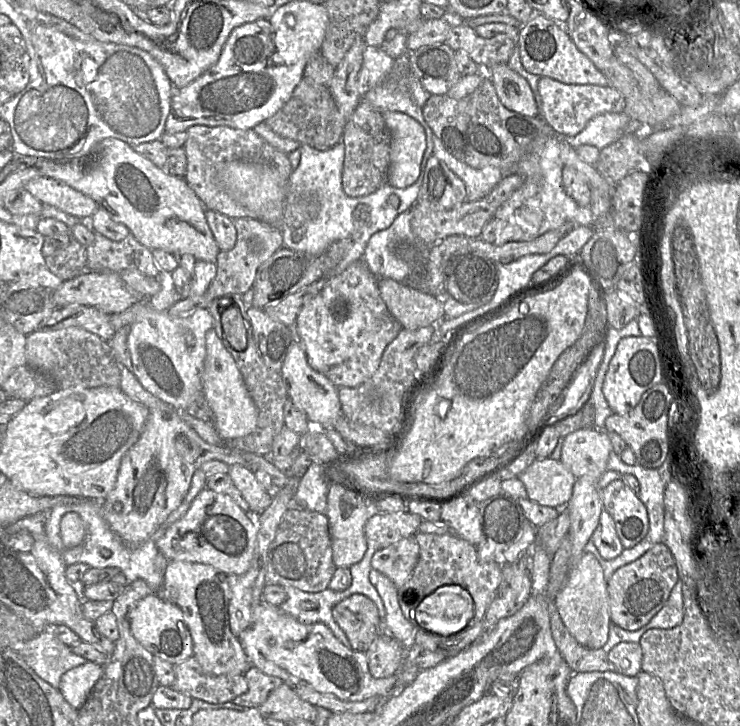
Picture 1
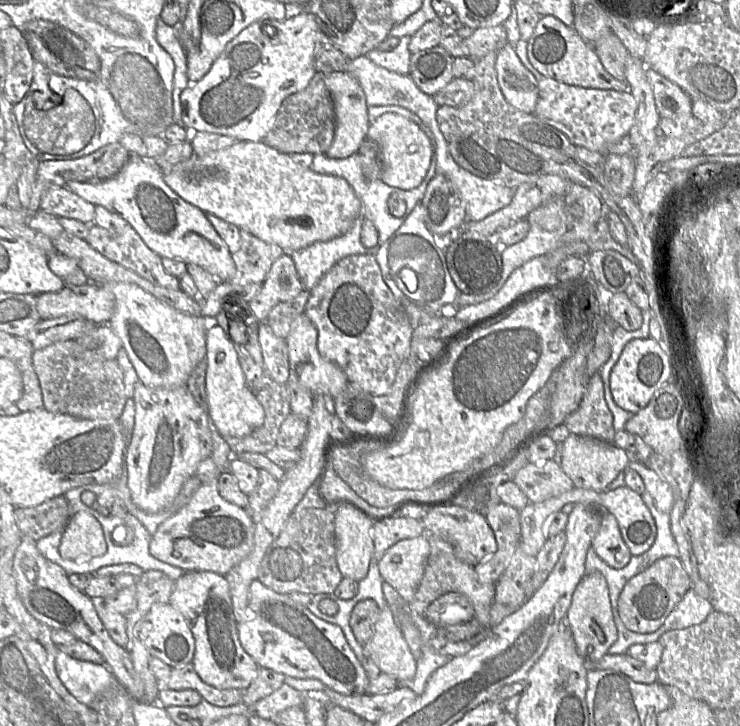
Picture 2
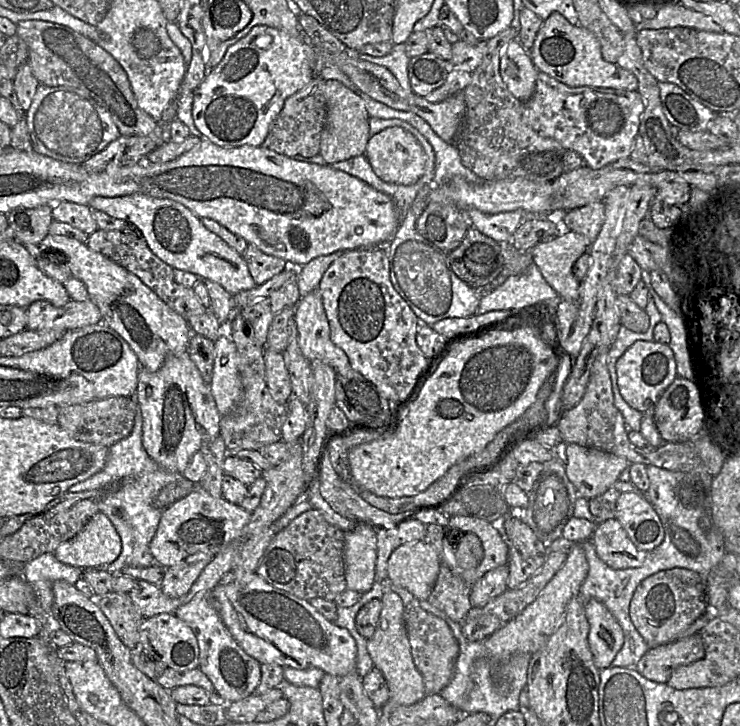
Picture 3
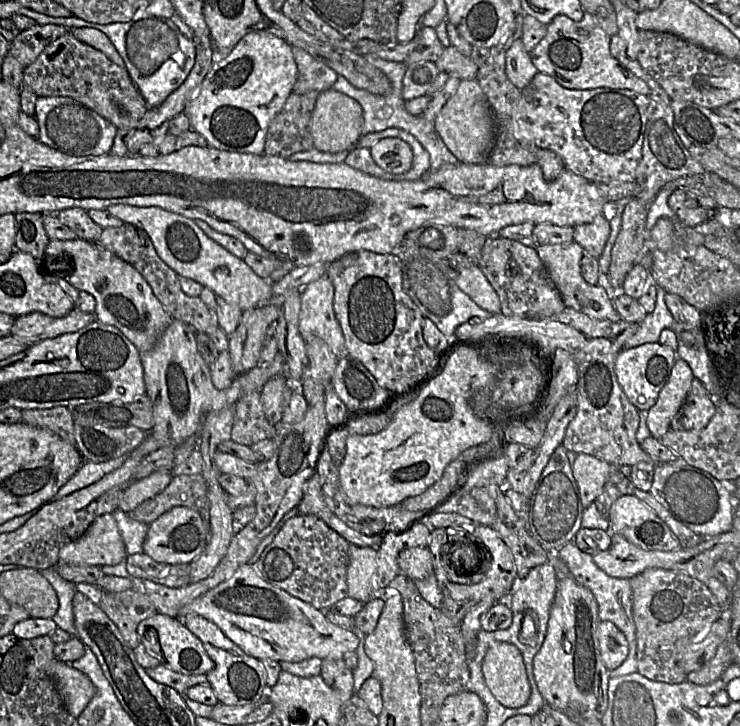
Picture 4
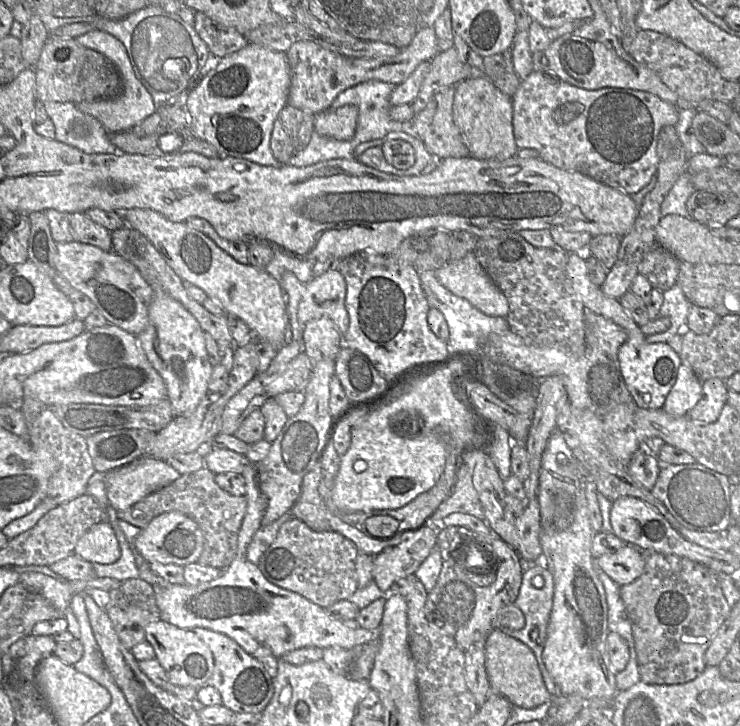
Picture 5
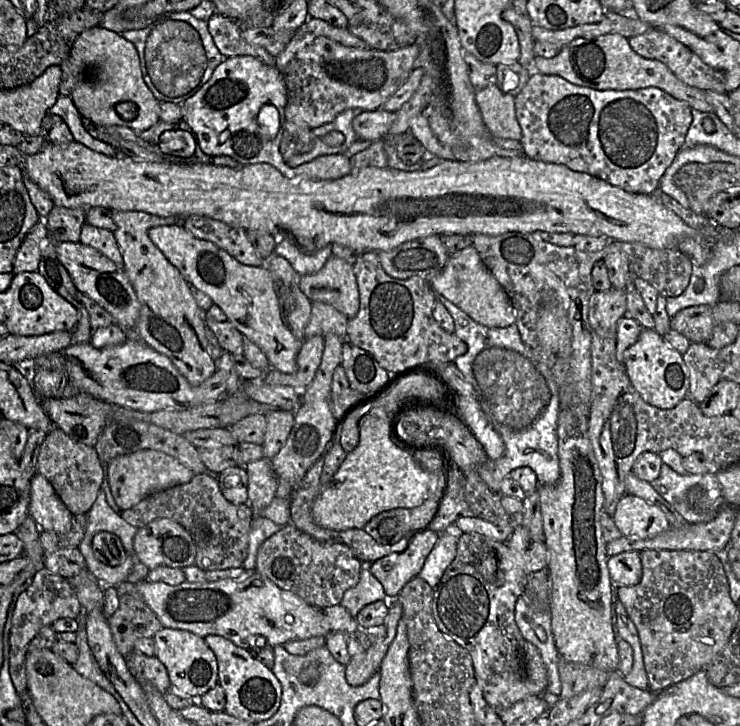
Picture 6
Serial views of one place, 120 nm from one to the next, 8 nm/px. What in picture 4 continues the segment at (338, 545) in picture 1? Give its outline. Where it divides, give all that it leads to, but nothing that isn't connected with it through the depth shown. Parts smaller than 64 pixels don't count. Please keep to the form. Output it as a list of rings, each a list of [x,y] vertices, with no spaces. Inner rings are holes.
[[[349,546],[347,568],[348,596],[363,604],[376,592],[374,576],[377,569],[377,550],[372,547]]]

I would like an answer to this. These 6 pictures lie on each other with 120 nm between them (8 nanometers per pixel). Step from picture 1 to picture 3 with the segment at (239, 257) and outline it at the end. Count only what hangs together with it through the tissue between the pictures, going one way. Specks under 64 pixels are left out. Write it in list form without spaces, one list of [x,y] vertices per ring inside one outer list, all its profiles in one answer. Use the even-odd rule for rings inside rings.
[[[253,244],[247,245],[241,255],[256,285],[261,285],[287,268],[282,258],[265,254]]]

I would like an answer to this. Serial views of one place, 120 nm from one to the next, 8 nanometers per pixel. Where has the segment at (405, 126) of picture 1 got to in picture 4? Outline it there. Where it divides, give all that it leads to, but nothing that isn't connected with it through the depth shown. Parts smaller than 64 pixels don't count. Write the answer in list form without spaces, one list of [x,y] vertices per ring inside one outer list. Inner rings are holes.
[[[383,138],[369,149],[375,163],[391,174],[405,173],[412,167],[412,149],[400,138]]]

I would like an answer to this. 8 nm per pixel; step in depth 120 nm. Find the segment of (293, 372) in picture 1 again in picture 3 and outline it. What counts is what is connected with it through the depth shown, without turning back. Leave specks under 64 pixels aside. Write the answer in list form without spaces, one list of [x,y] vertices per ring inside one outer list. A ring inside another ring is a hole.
[[[315,289],[301,298],[293,316],[298,329],[298,343],[303,355],[310,361],[319,360],[330,365],[338,375],[346,375],[352,368],[347,354],[330,339],[330,326],[323,307],[320,291]]]

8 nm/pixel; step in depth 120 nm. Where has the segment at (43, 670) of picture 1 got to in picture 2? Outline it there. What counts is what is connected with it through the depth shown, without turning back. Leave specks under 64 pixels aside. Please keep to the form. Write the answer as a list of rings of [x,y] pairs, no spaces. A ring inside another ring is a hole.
[[[57,650],[55,657],[57,675],[68,691],[81,703],[91,704],[104,691],[119,685],[118,680],[104,665],[72,658]]]

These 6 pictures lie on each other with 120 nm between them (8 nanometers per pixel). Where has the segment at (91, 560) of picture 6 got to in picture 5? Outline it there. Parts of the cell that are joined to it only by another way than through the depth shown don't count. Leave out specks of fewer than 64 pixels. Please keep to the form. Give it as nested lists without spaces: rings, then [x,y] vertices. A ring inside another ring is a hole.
[[[109,506],[109,509],[107,509],[107,519],[110,521],[119,542],[121,557],[113,564],[92,564],[97,577],[113,578],[123,582],[128,579],[139,578],[140,573],[137,567],[136,558],[128,545],[125,535],[117,524],[116,518],[117,513],[115,509]]]

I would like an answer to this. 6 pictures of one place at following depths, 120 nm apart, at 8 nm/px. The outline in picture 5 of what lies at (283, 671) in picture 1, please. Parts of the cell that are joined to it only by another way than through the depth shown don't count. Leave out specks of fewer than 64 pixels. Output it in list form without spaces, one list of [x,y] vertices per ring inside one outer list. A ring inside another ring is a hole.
[[[254,464],[245,468],[246,513],[238,535],[236,556],[217,579],[196,586],[166,584],[154,587],[156,604],[162,620],[182,629],[206,628],[225,634],[238,643],[248,654],[280,658],[283,654],[304,648],[338,646],[351,650],[377,637],[377,631],[351,629],[343,621],[331,618],[324,608],[302,595],[283,589],[268,581],[256,564],[246,558],[247,547],[262,526],[267,506],[261,494]]]

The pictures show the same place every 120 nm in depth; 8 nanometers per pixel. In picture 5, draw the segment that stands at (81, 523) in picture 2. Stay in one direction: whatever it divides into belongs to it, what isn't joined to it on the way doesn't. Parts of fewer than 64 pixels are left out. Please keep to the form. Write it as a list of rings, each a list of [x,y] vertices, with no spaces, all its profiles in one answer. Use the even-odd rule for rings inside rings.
[[[108,521],[93,525],[76,544],[74,554],[91,563],[113,564],[121,557],[116,534]]]

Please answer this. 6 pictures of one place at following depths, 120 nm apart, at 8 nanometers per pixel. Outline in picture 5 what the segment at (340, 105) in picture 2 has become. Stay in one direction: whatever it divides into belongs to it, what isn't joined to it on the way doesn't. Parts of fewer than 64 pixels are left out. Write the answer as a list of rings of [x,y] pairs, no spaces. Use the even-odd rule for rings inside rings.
[[[344,105],[335,111],[325,110],[314,117],[314,132],[335,140],[350,140],[356,131],[358,108],[355,105]]]

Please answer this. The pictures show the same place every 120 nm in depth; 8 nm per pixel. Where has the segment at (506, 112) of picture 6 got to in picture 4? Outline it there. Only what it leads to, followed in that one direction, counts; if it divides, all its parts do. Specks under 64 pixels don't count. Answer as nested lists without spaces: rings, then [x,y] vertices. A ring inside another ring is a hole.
[[[465,79],[456,93],[447,101],[434,121],[434,128],[446,147],[460,162],[488,163],[496,139],[496,127],[490,107],[479,82]]]

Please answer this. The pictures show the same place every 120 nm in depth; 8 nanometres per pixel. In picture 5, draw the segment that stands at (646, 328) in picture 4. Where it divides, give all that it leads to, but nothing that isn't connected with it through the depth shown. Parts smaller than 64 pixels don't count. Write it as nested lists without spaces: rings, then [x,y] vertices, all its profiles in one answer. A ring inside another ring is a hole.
[[[675,285],[663,292],[663,303],[659,310],[659,317],[669,318],[670,327],[660,333],[646,336],[648,343],[667,343],[668,339],[673,335],[680,333],[685,327],[687,314],[693,305],[684,295],[682,289]]]

